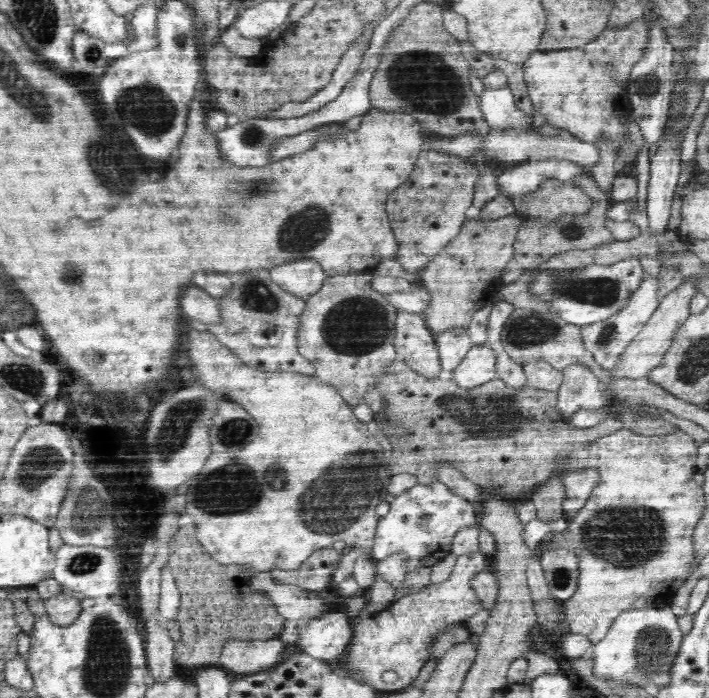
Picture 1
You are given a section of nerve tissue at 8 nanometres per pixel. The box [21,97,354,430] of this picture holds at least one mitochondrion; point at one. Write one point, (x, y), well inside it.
(107, 163)

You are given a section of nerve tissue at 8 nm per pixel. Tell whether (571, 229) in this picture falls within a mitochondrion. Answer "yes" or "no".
yes

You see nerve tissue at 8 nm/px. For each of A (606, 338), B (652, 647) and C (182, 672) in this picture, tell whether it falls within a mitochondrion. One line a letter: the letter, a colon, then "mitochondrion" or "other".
A: mitochondrion
B: mitochondrion
C: other

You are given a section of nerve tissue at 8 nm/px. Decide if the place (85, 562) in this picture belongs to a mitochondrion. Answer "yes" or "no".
yes

